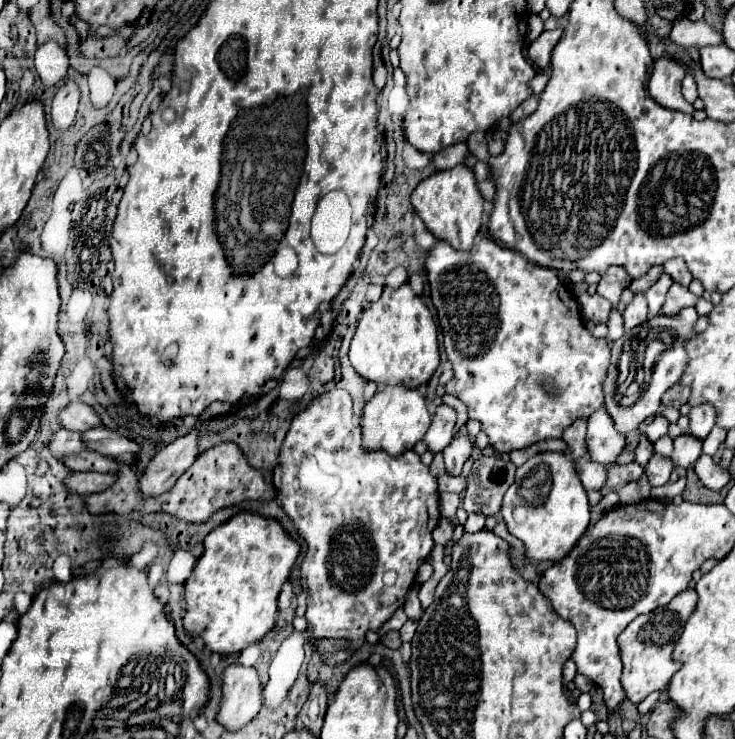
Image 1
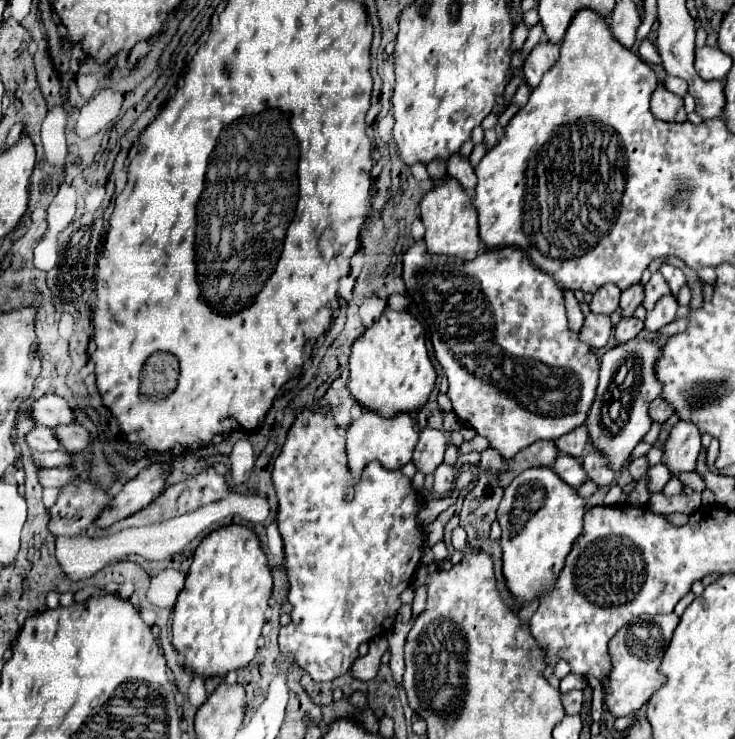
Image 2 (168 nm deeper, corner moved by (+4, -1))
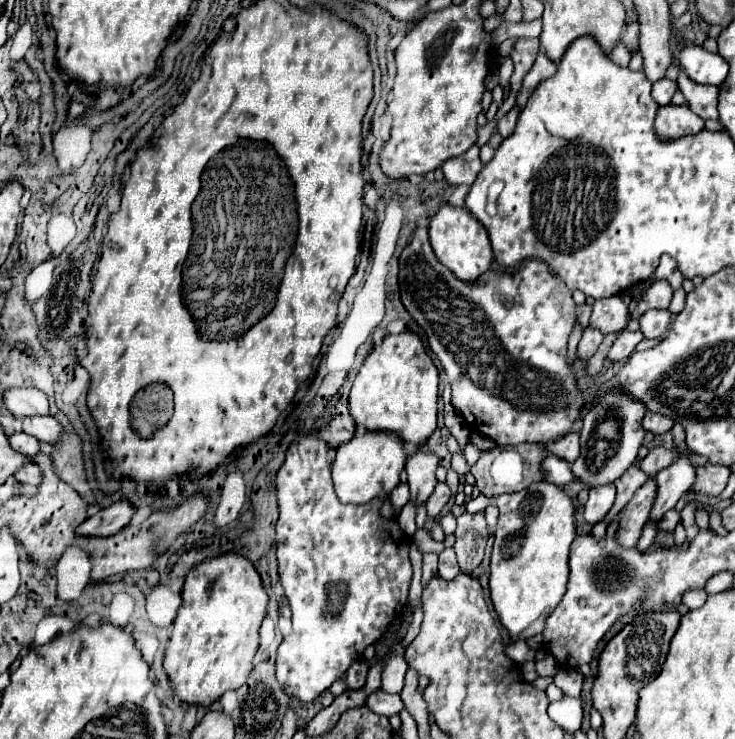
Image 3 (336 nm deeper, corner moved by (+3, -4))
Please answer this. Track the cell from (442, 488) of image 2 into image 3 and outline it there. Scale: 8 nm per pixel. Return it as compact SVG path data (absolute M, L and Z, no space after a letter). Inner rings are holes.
M443 481L443 483L437 483L435 491L433 491L431 497L427 499L427 515L429 515L429 517L439 515L439 511L449 503L449 499L451 499L451 489L449 489L449 485L447 485L445 481Z

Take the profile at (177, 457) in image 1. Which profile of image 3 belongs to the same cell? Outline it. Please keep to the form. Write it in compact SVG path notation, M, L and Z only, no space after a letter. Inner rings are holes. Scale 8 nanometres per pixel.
M125 497L119 499L117 503L101 509L93 519L89 517L81 527L77 527L79 535L99 535L99 537L109 537L121 531L125 525L129 525L131 517L135 515L133 503L129 503Z

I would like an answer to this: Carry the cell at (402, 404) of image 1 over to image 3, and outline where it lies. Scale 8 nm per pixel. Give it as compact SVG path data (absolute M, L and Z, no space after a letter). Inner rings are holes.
M363 431L337 447L333 461L333 483L341 503L367 503L377 495L389 495L405 469L405 441L393 431Z

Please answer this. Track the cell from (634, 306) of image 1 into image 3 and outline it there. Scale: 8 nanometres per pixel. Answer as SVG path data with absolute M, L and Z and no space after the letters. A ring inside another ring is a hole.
M623 331L619 337L617 337L617 341L613 343L613 347L611 347L611 351L607 353L607 359L611 359L611 361L623 361L623 359L627 359L633 351L635 351L635 345L639 343L643 339L643 333L641 331Z

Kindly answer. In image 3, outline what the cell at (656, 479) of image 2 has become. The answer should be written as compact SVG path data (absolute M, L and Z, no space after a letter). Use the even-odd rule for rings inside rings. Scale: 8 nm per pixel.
M647 479L647 483L625 505L621 521L619 521L619 531L617 531L623 547L637 545L641 537L641 529L647 523L649 513L653 509L655 497L657 497L657 483L655 479Z

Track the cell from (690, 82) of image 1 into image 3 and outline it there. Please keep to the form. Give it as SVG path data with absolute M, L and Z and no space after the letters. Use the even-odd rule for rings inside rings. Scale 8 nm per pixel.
M663 77L663 79L653 83L653 99L659 105L669 105L671 97L675 95L675 91L677 91L677 81L671 81L667 77Z

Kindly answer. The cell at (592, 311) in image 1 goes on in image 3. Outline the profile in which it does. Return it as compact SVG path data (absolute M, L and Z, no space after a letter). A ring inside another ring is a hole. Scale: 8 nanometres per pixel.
M591 325L585 327L583 337L581 337L581 341L579 341L579 347L577 347L577 357L581 357L581 359L593 357L595 351L599 349L601 341L603 341L603 335L601 335L599 329L595 329L595 327L591 327Z

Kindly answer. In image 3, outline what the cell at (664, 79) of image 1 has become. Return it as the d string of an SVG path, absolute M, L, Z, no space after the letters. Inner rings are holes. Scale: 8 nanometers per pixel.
M663 105L657 111L655 119L655 131L661 139L673 139L683 135L693 135L703 129L703 119L693 115L687 105Z

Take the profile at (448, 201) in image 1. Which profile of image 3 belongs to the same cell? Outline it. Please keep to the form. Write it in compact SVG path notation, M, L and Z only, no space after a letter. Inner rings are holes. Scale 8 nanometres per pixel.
M443 203L437 213L431 217L429 223L429 237L431 237L431 247L437 255L437 259L453 271L459 279L473 281L481 273L489 271L493 253L491 253L491 243L487 237L485 227L471 215L467 207L453 207L449 203Z

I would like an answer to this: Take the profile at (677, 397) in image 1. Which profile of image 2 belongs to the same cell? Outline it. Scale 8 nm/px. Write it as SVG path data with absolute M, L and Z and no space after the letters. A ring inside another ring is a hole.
M656 398L656 400L652 400L652 404L650 404L650 408L648 408L648 414L650 414L650 418L652 418L654 422L664 424L664 422L674 414L674 410L672 410L672 406L670 406L668 402L664 402L662 398Z

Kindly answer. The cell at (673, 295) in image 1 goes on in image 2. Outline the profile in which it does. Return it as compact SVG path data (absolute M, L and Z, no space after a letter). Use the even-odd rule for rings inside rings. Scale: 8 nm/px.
M664 296L658 300L658 304L654 306L652 312L646 314L644 318L644 328L650 330L650 332L656 332L660 330L662 326L670 324L674 318L676 318L676 308L678 308L678 302L674 296Z

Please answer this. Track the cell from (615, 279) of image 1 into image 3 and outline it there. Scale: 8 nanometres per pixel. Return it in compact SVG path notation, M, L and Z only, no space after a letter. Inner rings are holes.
M619 295L597 299L593 303L591 325L601 329L603 335L613 331L623 331L627 327L627 305Z

